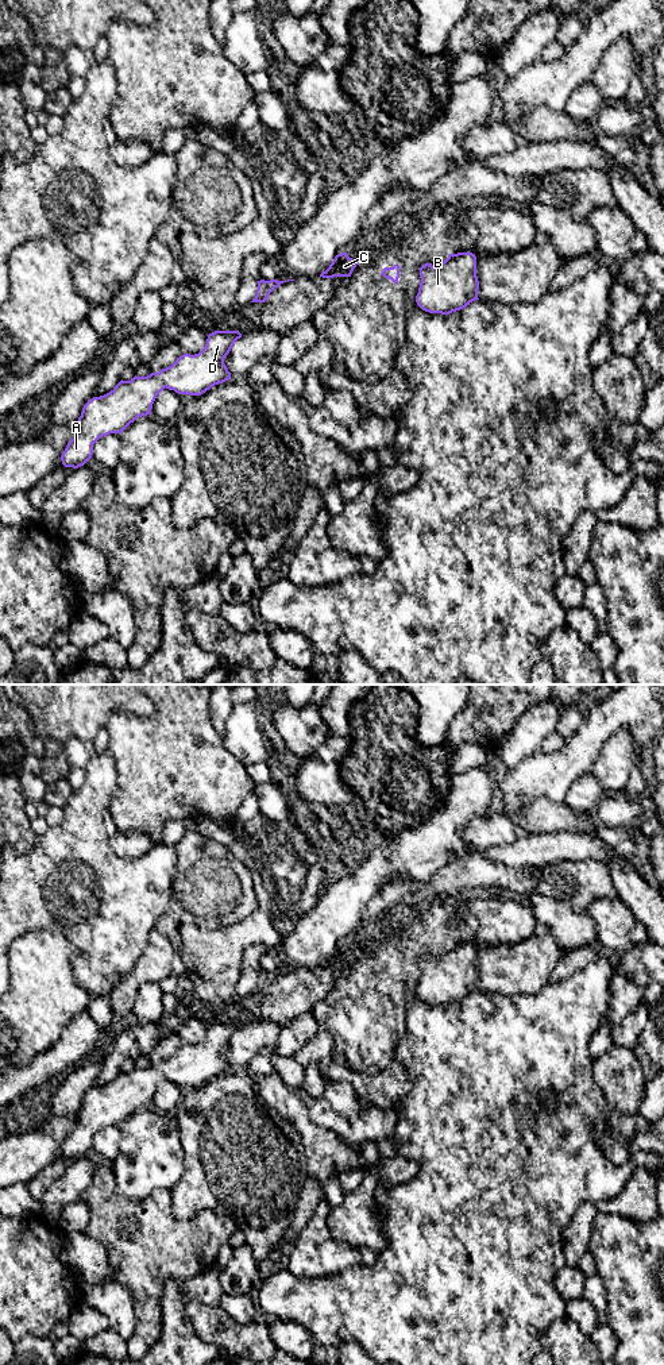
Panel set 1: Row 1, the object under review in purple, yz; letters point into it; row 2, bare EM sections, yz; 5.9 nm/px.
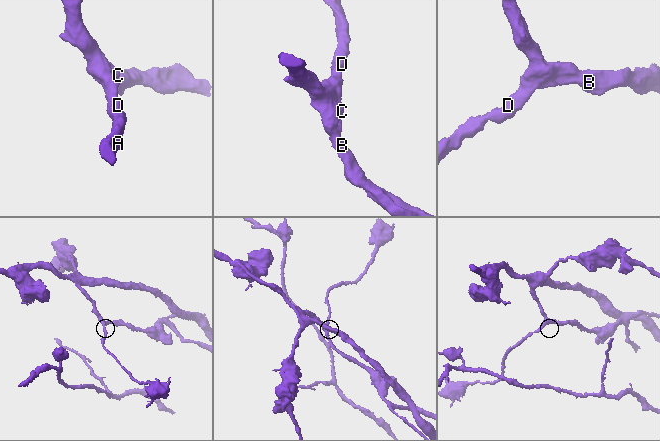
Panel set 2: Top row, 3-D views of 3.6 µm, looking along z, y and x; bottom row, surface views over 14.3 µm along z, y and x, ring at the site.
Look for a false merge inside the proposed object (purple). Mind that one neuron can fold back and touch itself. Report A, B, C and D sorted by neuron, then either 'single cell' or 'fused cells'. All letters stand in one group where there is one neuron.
A B C D; single cell

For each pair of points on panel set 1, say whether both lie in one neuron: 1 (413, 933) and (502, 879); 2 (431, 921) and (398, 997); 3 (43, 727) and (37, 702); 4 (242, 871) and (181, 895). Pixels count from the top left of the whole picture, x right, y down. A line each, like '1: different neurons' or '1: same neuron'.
1: different neurons
2: same neuron
3: same neuron
4: same neuron

